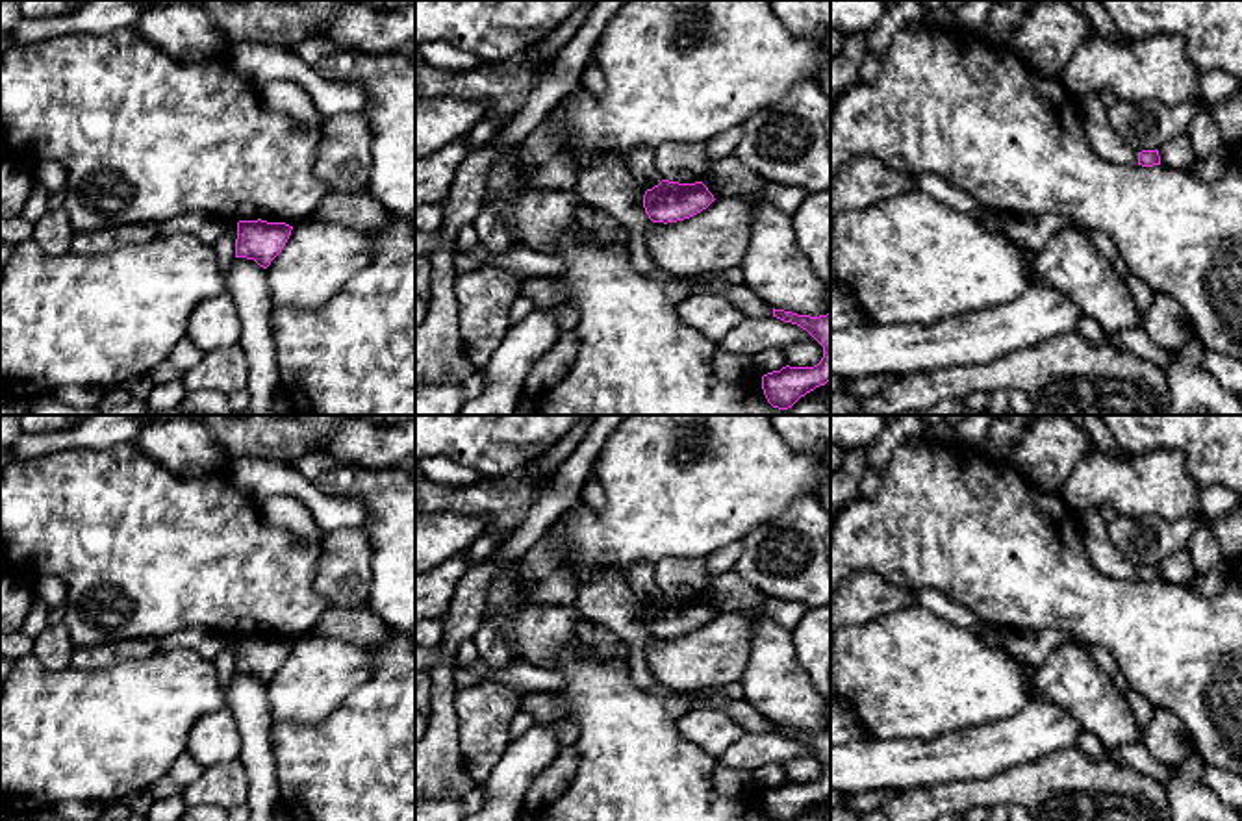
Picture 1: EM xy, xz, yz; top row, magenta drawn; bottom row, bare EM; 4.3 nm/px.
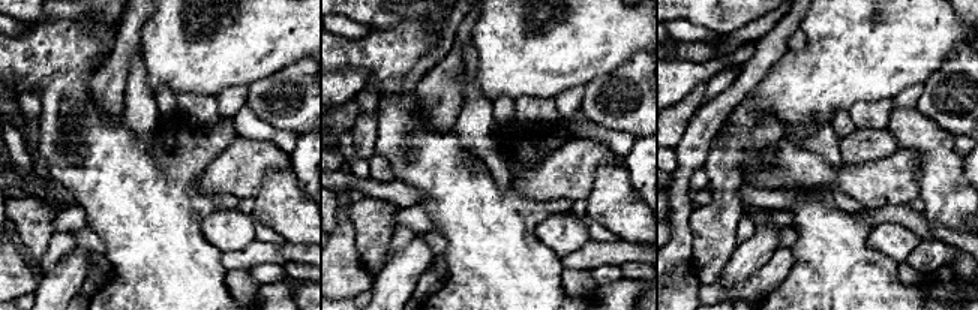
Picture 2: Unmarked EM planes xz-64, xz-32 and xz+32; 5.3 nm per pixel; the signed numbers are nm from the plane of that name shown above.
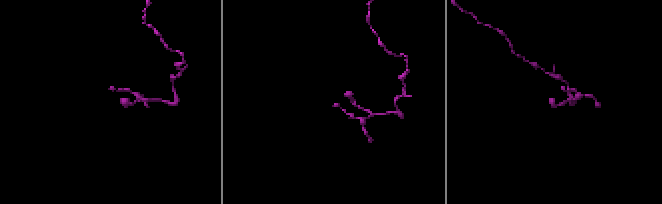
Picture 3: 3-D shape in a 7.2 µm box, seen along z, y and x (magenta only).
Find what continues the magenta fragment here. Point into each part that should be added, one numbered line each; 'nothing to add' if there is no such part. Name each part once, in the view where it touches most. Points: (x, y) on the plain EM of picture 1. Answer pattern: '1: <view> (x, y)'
nothing to add

